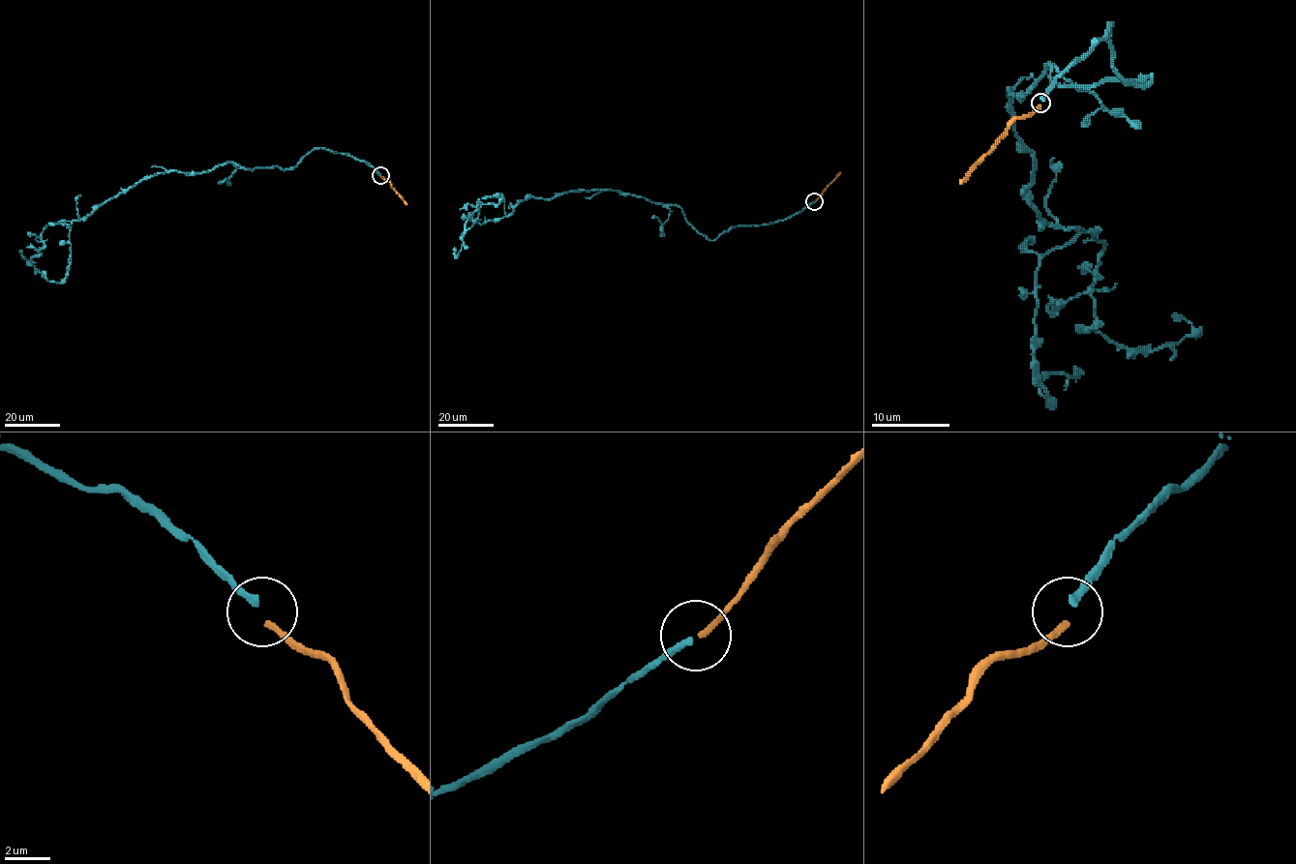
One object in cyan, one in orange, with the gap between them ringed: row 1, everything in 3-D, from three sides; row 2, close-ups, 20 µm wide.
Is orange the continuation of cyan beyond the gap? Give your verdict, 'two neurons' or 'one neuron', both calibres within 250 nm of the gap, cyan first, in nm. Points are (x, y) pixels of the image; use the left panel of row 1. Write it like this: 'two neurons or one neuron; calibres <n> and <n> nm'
two neurons; calibres 280 and 280 nm

